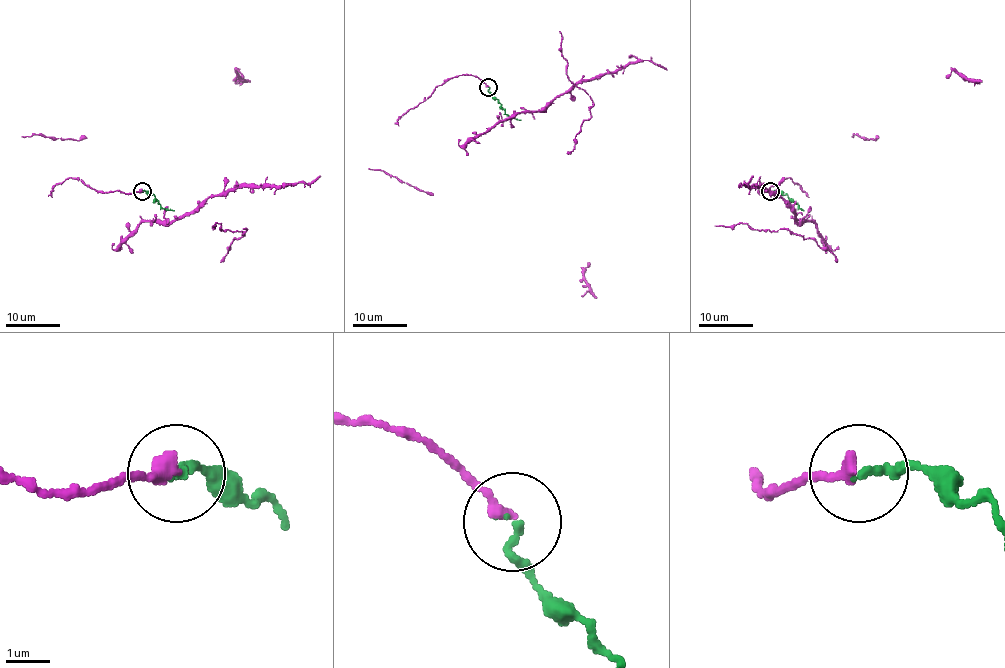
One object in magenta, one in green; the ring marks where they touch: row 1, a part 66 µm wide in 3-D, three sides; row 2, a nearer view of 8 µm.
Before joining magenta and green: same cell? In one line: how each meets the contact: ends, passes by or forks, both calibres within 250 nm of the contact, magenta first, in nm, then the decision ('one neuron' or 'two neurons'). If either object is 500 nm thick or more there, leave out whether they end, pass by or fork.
magenta ends; green ends; calibres 320 and 190 nm; one neuron

